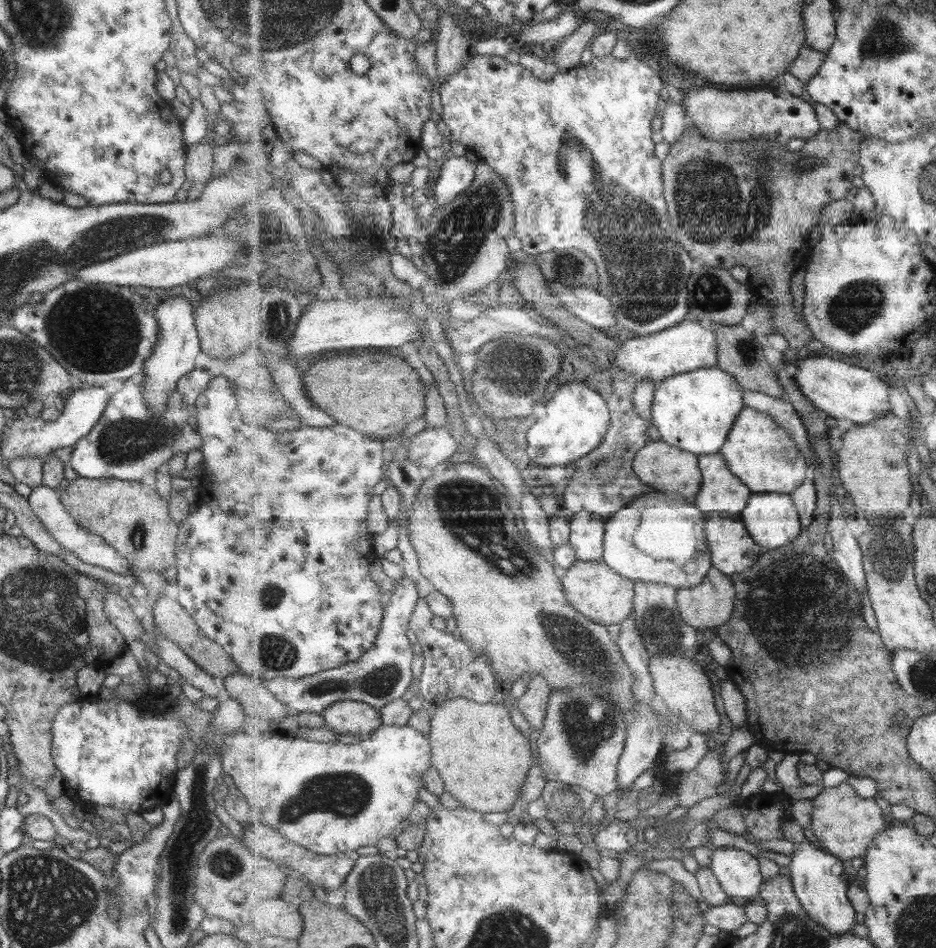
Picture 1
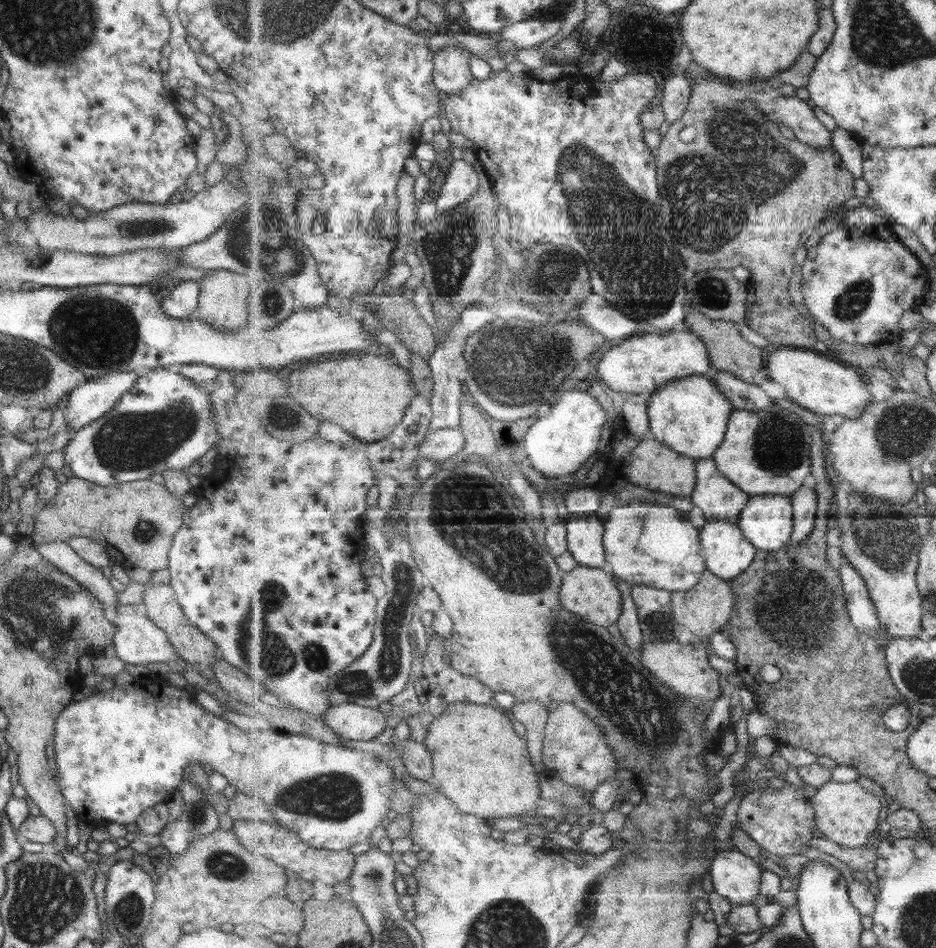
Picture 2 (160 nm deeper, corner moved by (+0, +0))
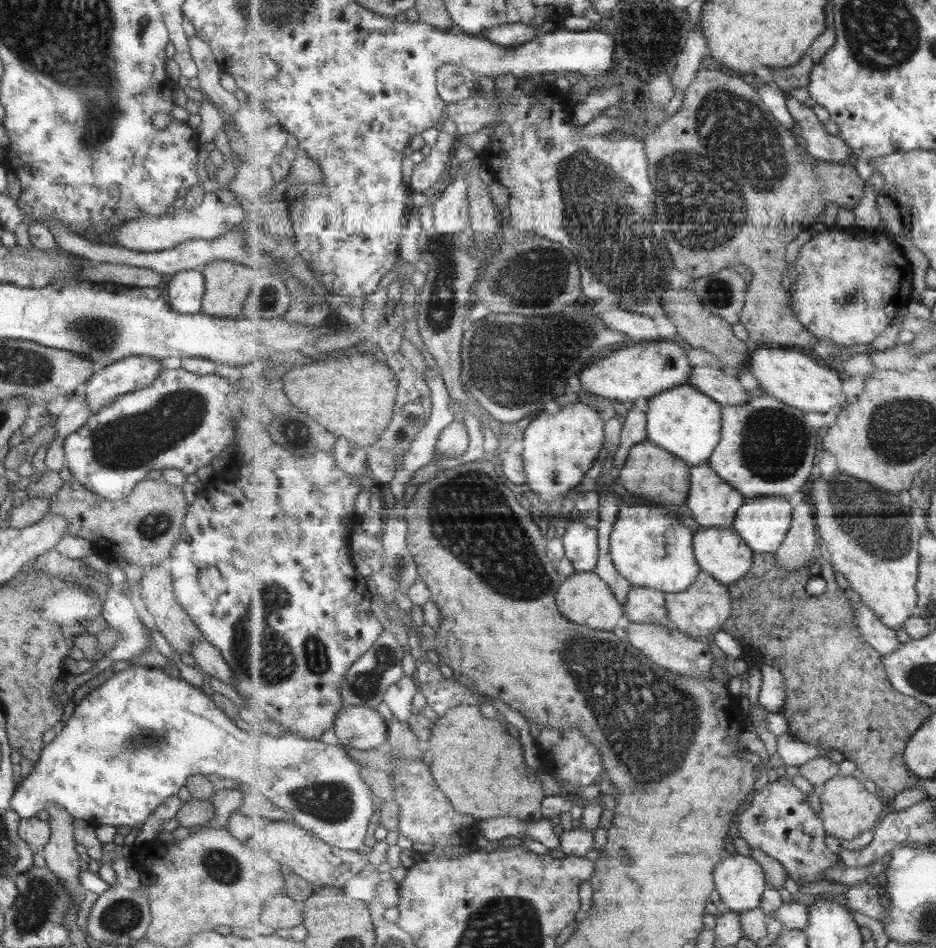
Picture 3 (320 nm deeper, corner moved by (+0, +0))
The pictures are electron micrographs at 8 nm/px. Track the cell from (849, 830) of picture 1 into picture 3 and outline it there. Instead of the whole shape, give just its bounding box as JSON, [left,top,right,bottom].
[819,774,885,840]

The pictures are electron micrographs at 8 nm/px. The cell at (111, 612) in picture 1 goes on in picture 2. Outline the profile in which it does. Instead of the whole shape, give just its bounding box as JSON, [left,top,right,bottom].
[35,540,118,612]

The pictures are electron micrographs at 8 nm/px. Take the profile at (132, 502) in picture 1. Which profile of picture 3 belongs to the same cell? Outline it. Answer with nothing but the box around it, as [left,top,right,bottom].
[48,478,189,567]

